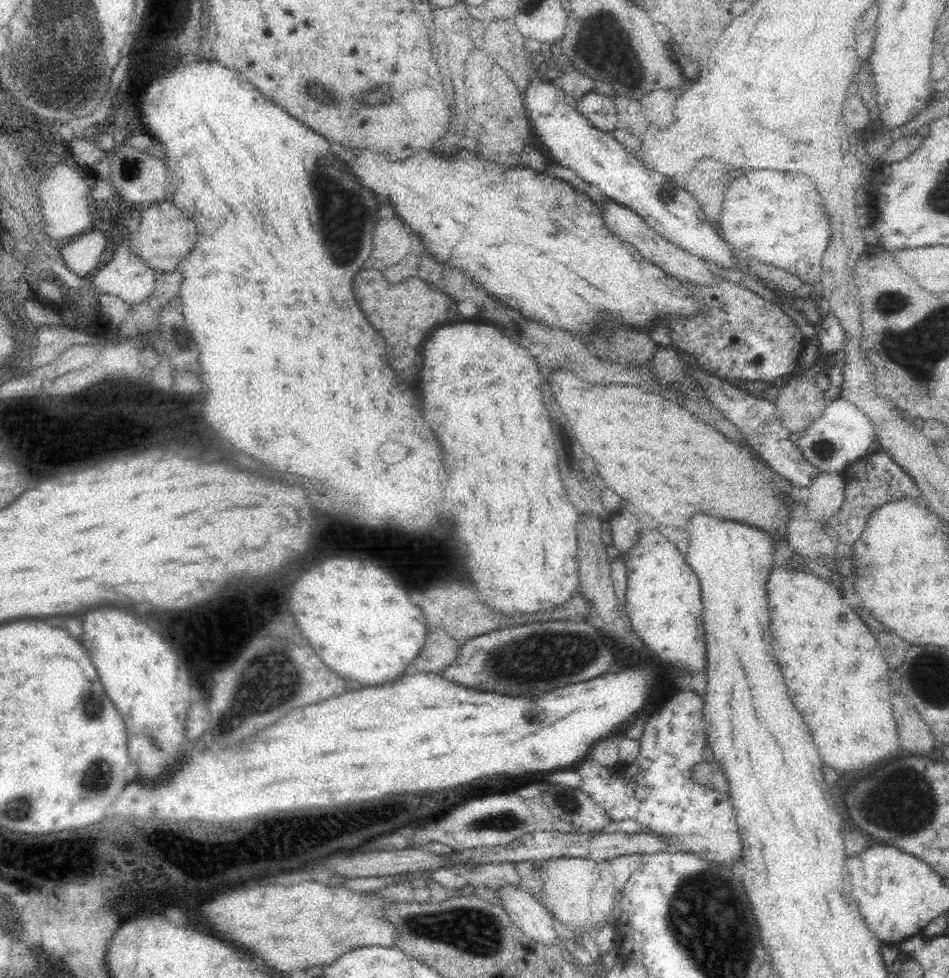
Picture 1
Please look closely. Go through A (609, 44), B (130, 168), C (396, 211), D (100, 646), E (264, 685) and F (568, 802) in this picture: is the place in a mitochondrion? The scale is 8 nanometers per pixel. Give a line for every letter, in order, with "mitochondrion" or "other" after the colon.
A: mitochondrion
B: mitochondrion
C: other
D: other
E: mitochondrion
F: mitochondrion

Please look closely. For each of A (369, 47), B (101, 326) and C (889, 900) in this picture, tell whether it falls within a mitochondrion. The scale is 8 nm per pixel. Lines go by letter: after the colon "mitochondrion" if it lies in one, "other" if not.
A: other
B: other
C: other

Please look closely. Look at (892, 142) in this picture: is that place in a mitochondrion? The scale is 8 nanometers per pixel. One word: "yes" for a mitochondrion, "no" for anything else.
no

